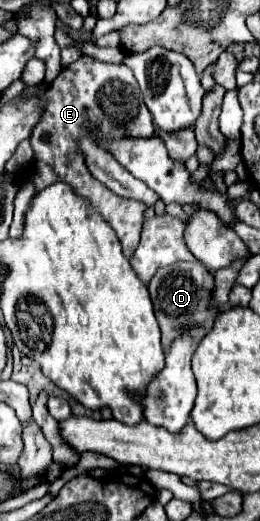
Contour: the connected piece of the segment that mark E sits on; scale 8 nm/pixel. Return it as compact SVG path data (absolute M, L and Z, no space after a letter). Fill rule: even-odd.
M84 54L70 66L62 68L62 72L44 92L42 100L42 118L30 134L34 160L28 180L34 184L34 192L40 192L56 182L66 182L72 186L76 196L88 200L90 206L112 226L122 244L122 254L130 258L140 242L142 214L146 206L138 200L116 196L90 174L86 168L86 156L80 150L80 138L88 138L92 142L108 138L108 142L114 142L122 138L154 136L152 116L140 98L140 88L132 70L128 70L126 64L106 64Z

